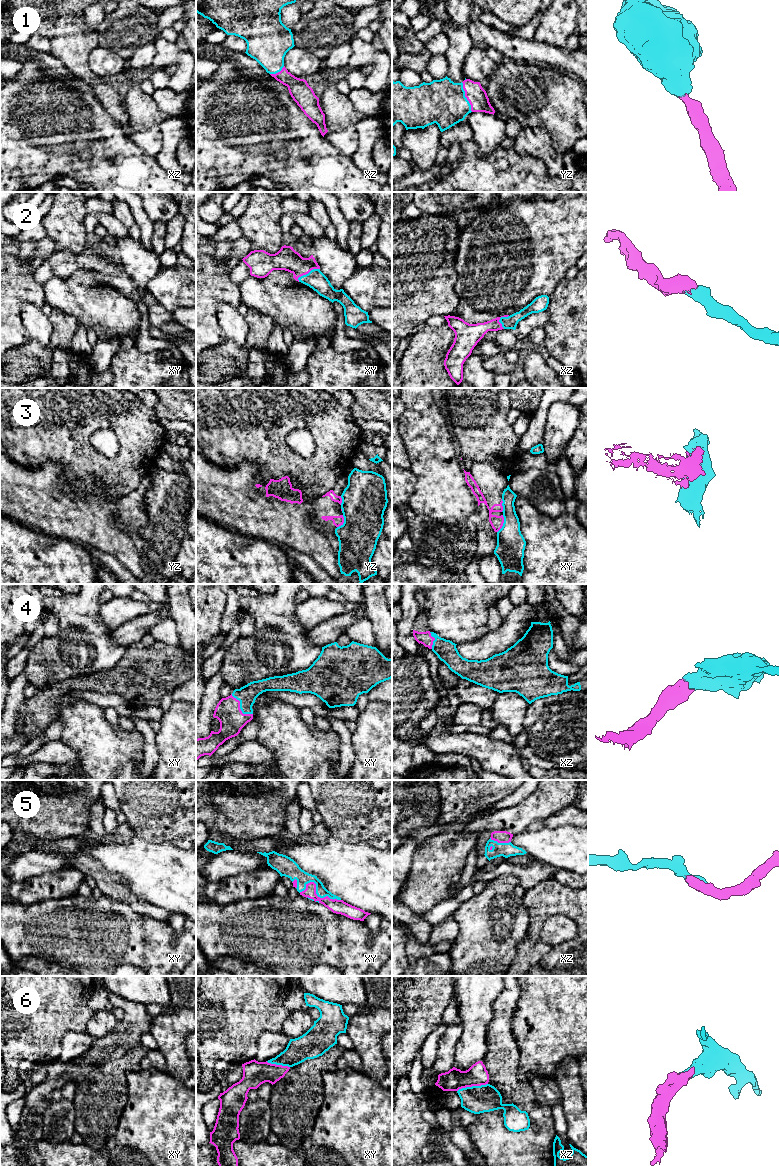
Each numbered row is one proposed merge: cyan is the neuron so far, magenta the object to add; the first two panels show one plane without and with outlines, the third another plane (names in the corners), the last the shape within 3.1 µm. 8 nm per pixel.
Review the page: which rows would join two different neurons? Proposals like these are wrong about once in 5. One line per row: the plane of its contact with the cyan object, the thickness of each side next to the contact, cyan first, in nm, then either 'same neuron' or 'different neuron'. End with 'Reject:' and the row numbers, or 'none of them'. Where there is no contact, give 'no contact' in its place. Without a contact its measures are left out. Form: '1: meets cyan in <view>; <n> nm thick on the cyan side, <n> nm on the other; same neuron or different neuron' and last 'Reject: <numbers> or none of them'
1: meets cyan in yz; 360 nm thick on the cyan side, 160 nm on the other; same neuron
2: meets cyan in xy; 160 nm thick on the cyan side, 180 nm on the other; same neuron
3: meets cyan in xy; 220 nm thick on the cyan side, 100 nm on the other; different neuron
4: meets cyan in xy; 150 nm thick on the cyan side, 200 nm on the other; same neuron
5: meets cyan in xy; 120 nm thick on the cyan side, 110 nm on the other; same neuron
6: meets cyan in xz; 220 nm thick on the cyan side, 170 nm on the other; same neuron
Reject: 3

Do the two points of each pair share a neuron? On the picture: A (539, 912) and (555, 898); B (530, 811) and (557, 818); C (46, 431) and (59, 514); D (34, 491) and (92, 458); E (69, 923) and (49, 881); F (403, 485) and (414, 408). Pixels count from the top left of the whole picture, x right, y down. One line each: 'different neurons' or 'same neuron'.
A: same neuron
B: different neurons
C: different neurons
D: different neurons
E: different neurons
F: same neuron

